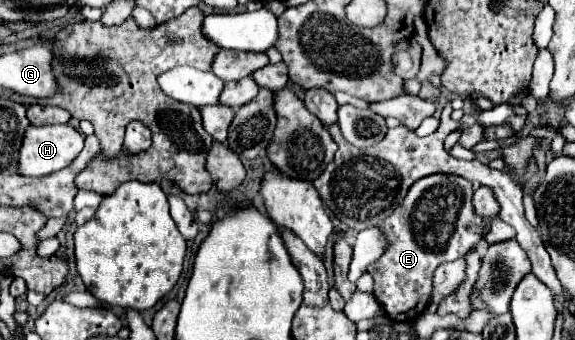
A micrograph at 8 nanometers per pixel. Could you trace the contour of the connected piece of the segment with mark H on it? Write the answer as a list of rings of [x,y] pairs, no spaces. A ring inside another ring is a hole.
[[[29,125],[23,137],[23,145],[19,149],[19,173],[25,177],[41,177],[59,171],[81,153],[83,141],[85,137],[71,125],[43,125],[43,127]]]

